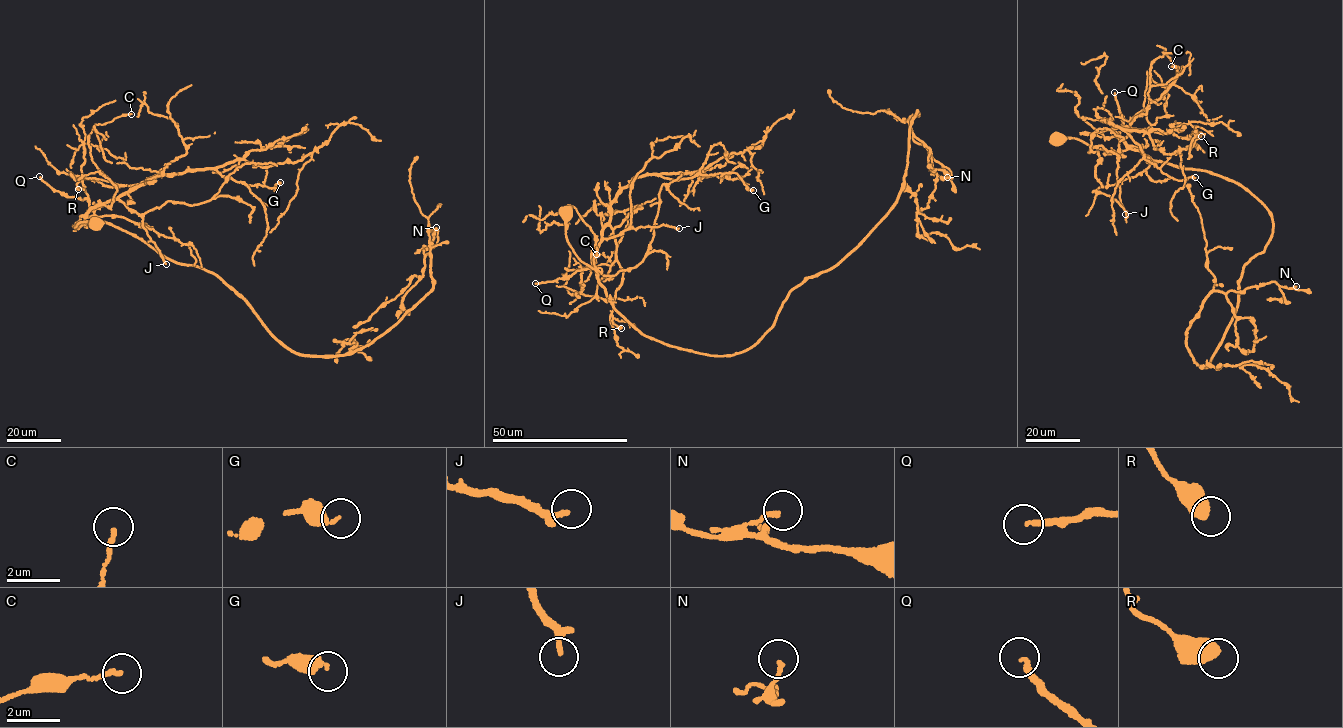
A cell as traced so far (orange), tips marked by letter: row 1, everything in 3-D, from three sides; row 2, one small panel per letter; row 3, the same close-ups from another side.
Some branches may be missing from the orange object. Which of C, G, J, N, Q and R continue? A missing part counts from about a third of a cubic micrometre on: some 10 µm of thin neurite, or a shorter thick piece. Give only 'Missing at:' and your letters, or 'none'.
Missing at: Q

